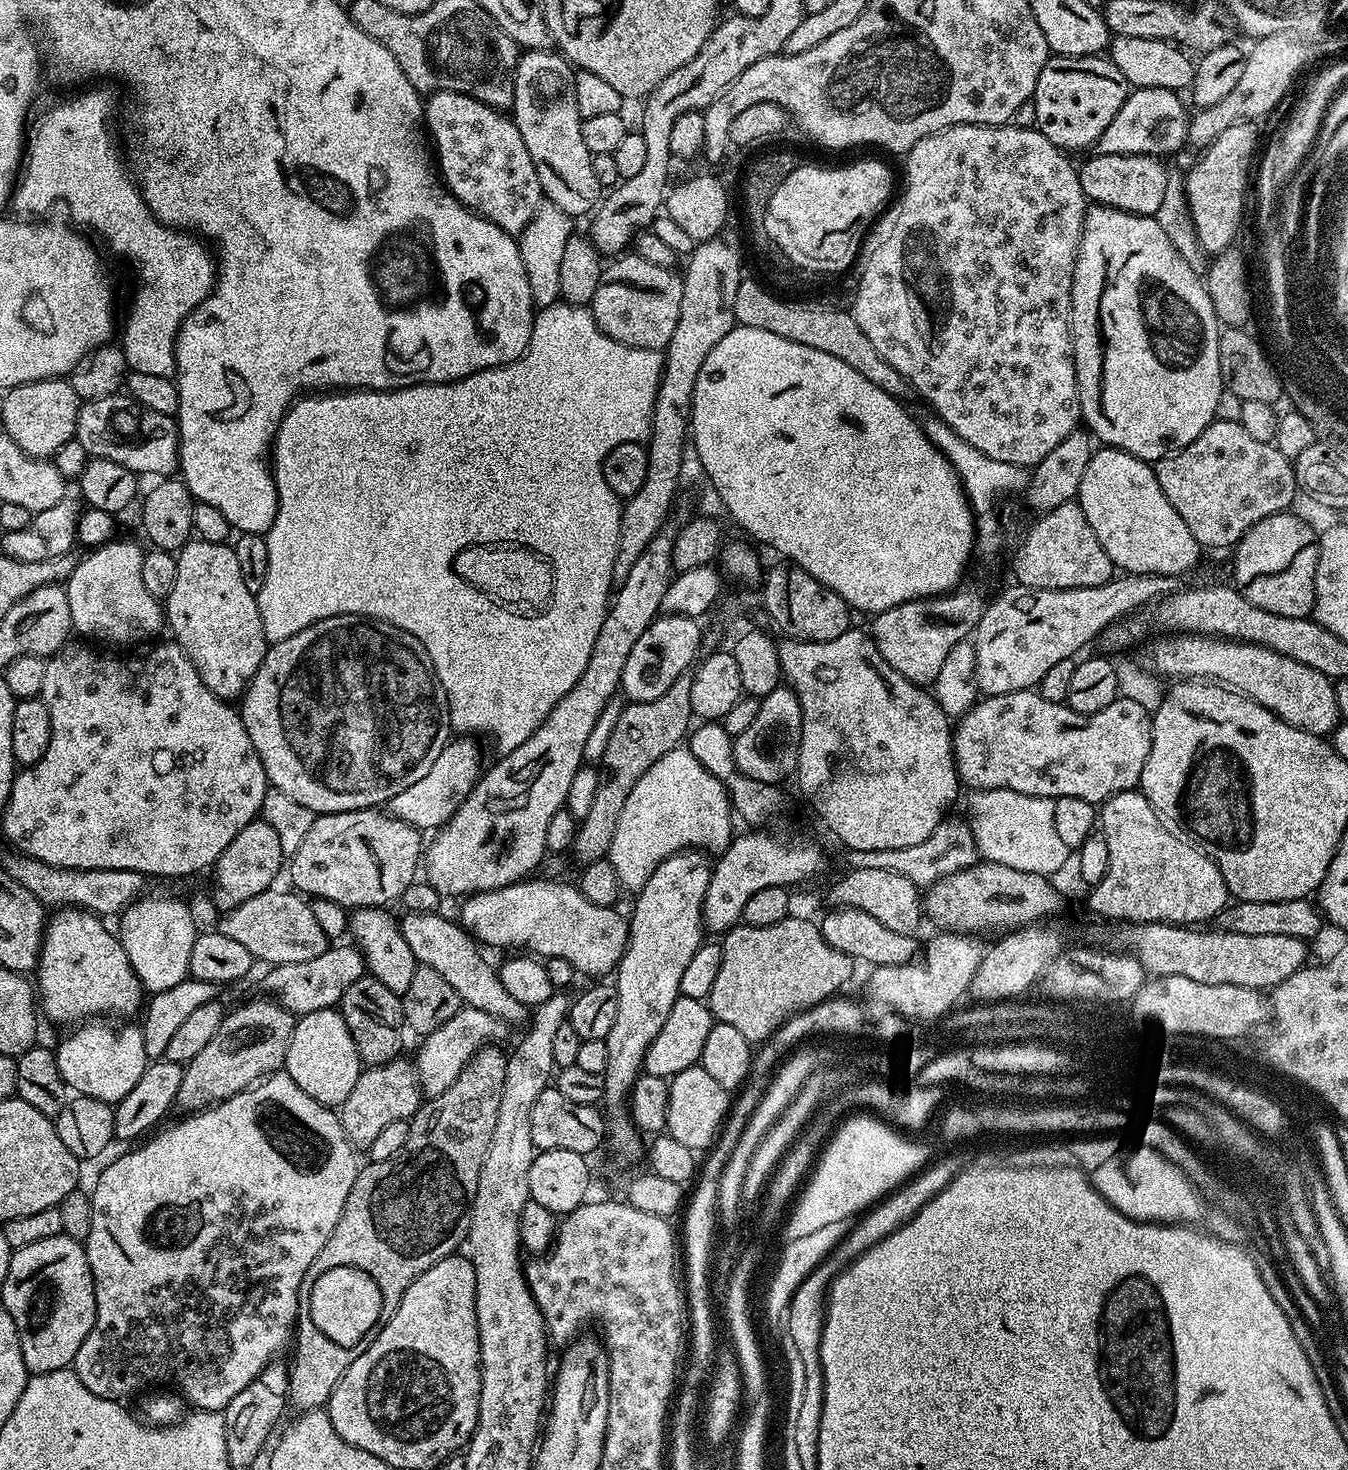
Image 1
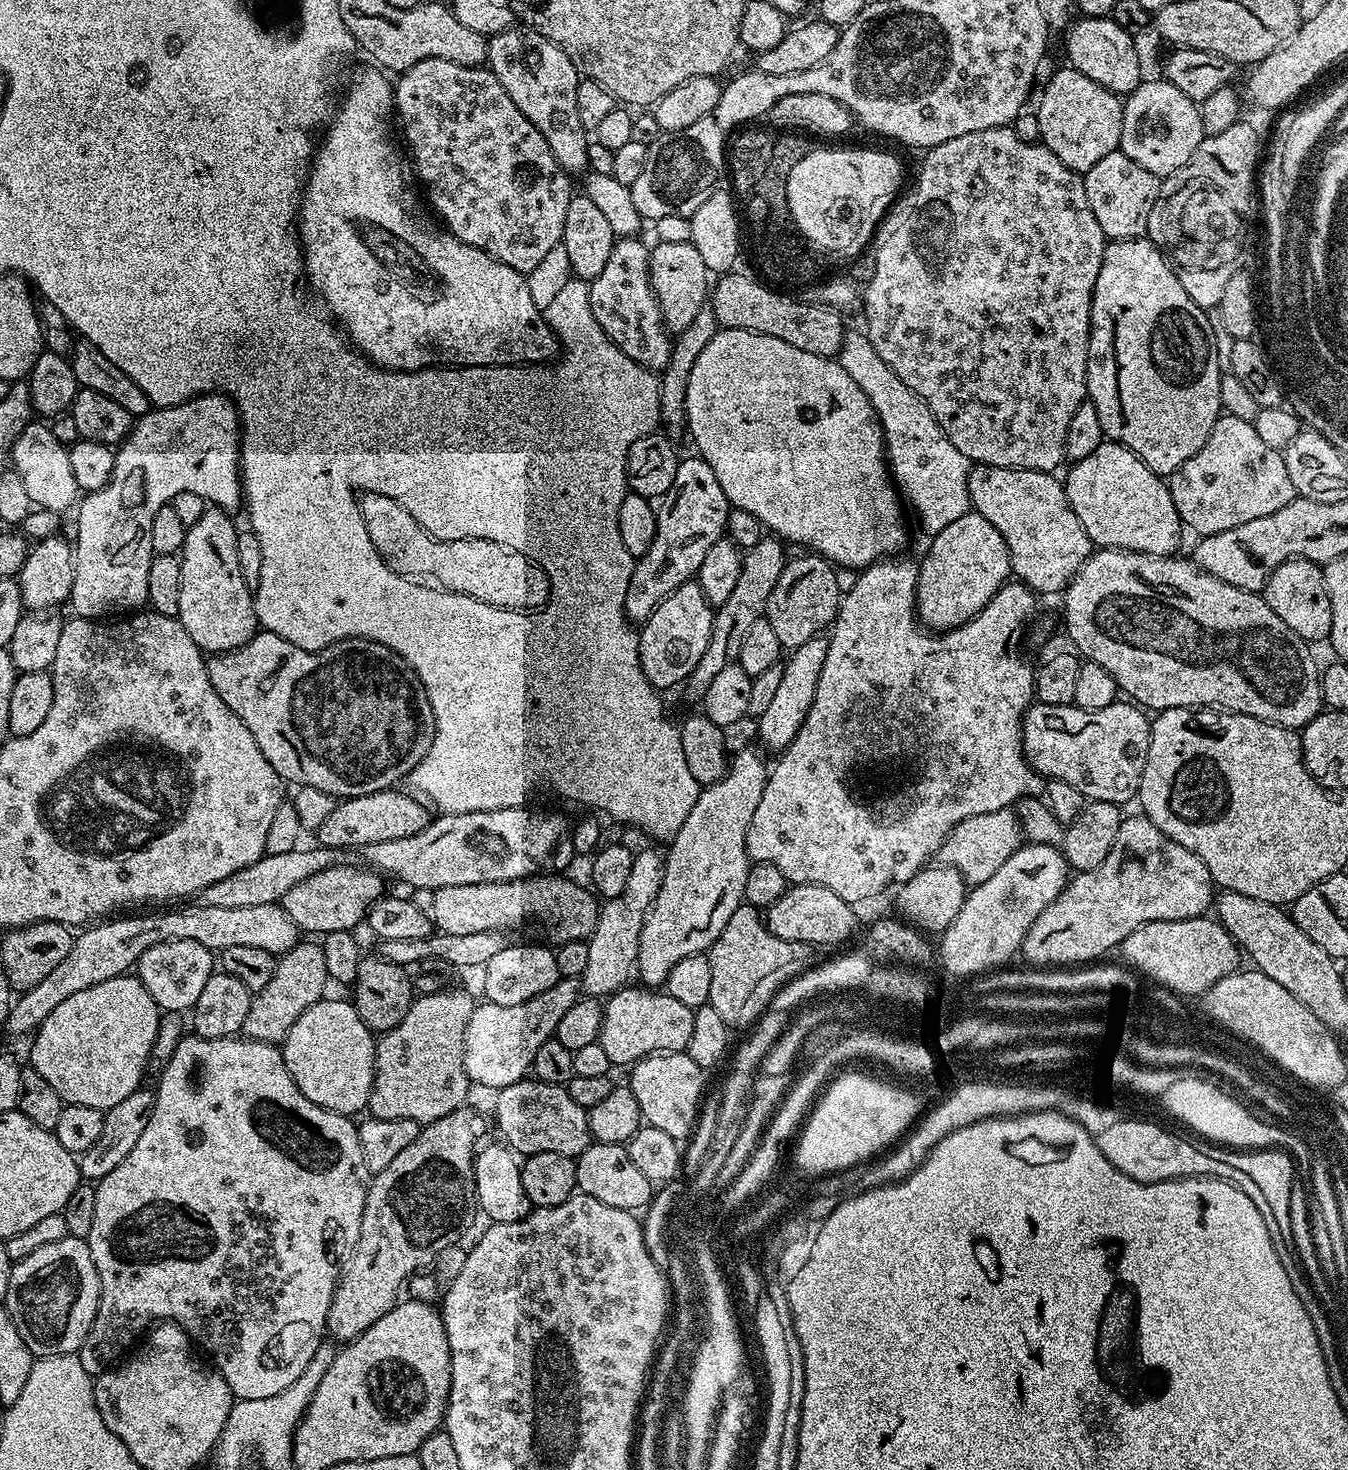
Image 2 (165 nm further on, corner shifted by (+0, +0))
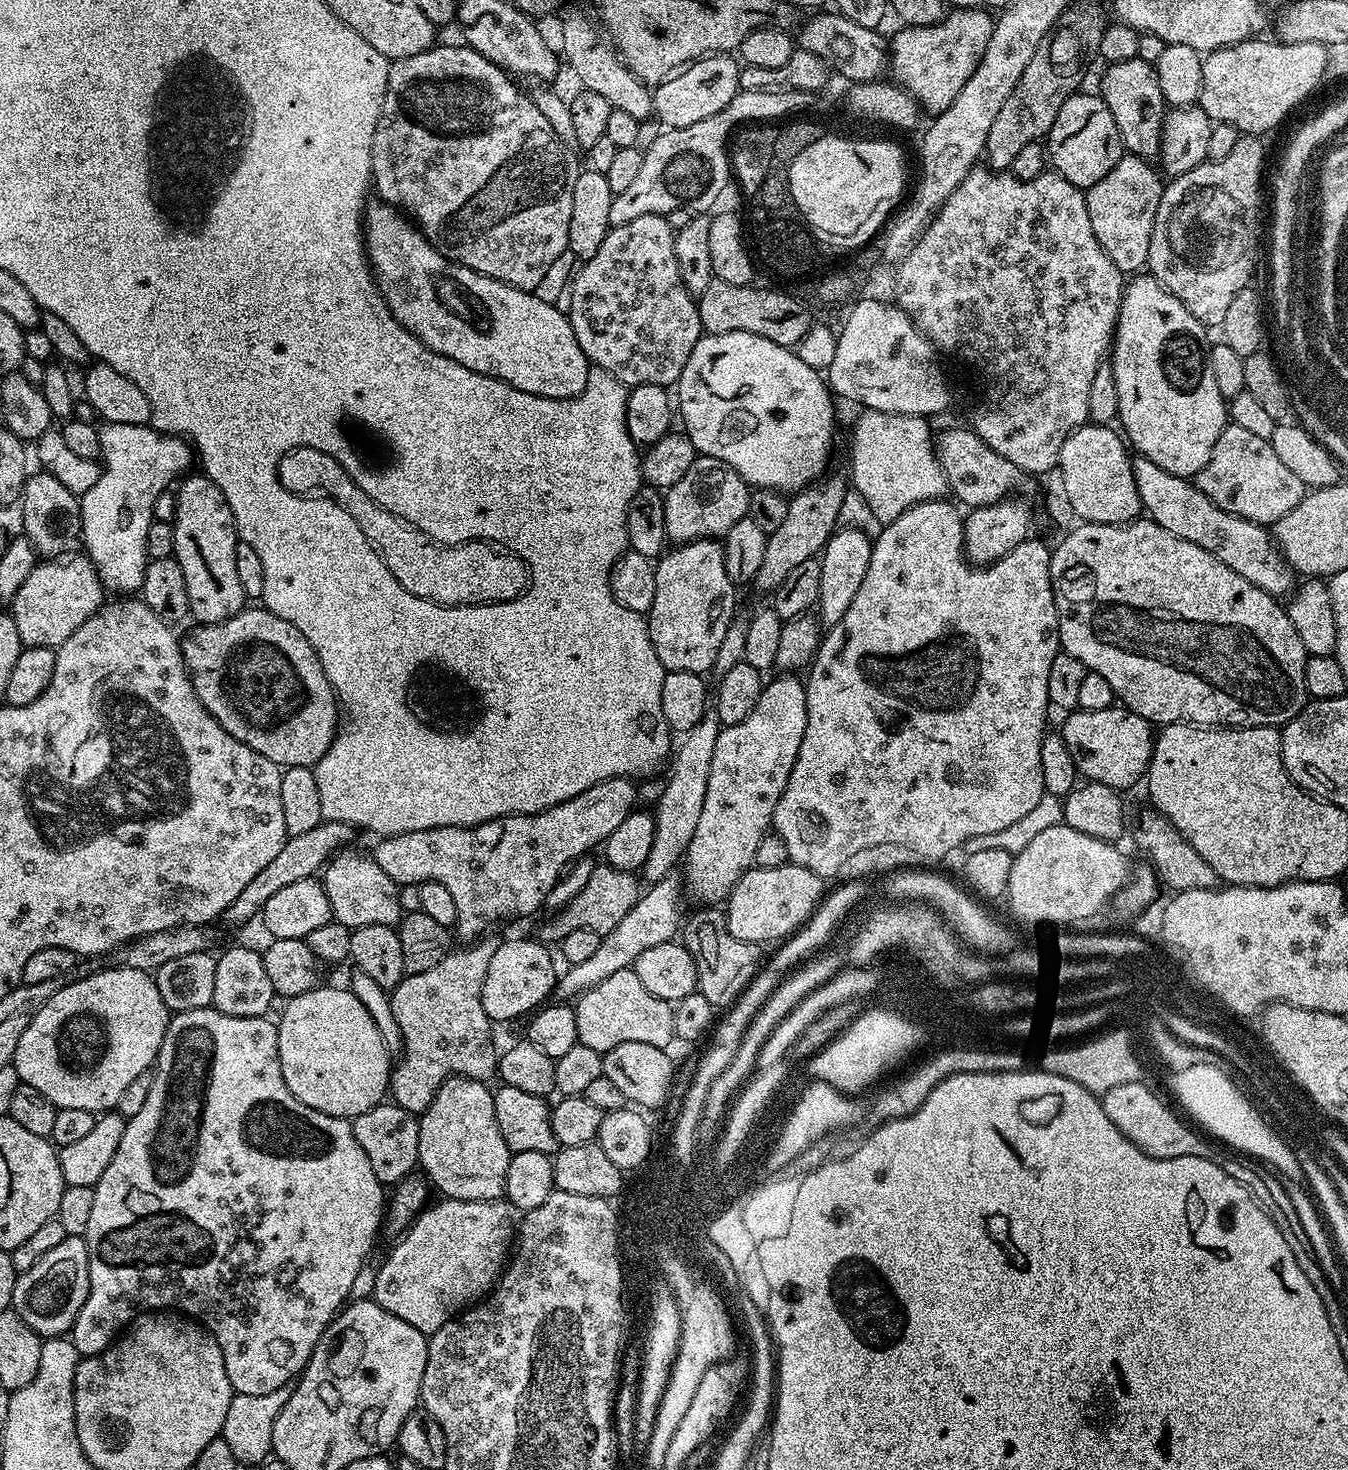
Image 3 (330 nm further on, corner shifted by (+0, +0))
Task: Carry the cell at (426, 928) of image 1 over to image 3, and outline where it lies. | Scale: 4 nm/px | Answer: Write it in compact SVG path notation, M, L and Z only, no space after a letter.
M337 852L322 869L322 883L326 898L330 898L332 919L339 924L355 929L364 926L399 925L402 919L400 910L400 889L398 885L378 866L371 855L359 856L356 852Z

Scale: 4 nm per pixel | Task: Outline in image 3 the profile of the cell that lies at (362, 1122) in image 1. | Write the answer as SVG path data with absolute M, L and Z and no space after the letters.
M488 934L483 938L477 940L475 943L469 943L467 946L461 947L459 950L453 950L448 953L446 958L442 958L442 962L438 962L438 966L430 966L430 970L422 970L422 974L414 974L413 976L405 975L403 980L396 988L391 989L390 997L392 1001L392 1008L394 1012L395 1021L398 1022L398 1027L402 1030L402 1042L404 1043L404 1050L400 1053L398 1059L395 1061L392 1075L390 1077L390 1096L391 1099L398 1106L402 1106L402 1110L407 1112L422 1113L430 1106L430 1102L434 1102L434 1098L438 1094L438 1090L442 1086L442 1082L446 1082L452 1076L465 1076L466 1078L474 1078L475 1080L482 1080L485 1082L491 1081L498 1072L498 1047L492 1041L492 1028L494 1028L494 1021L492 1021L486 1014L486 1010L482 1010L482 982L486 982L486 970L490 958L494 958L494 950L498 950L498 946L502 943L501 937L492 936L496 934Z

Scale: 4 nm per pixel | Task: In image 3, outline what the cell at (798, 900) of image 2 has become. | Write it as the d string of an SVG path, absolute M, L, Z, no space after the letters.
M791 862L773 868L753 866L738 878L728 895L728 929L734 938L742 938L742 942L751 944L764 946L767 940L783 941L803 927L825 895L825 881L802 866Z

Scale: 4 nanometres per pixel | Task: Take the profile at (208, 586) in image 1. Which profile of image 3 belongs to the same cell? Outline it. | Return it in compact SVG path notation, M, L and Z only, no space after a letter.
M203 474L191 476L181 479L175 489L176 519L172 524L174 555L178 566L182 566L182 578L186 578L186 598L191 619L196 619L200 624L217 624L226 622L226 618L234 618L234 614L238 614L246 606L242 582L238 582L238 565L234 562L234 550L238 543L236 523L226 502L226 494L218 490L213 480Z

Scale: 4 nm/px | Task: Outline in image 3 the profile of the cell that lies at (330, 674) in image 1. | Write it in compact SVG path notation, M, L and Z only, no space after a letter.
M245 606L234 618L226 618L226 622L196 626L188 637L183 637L180 649L196 696L226 734L238 738L250 750L258 750L258 754L270 758L281 769L319 765L338 731L338 701L310 642L306 642L298 626L263 606Z

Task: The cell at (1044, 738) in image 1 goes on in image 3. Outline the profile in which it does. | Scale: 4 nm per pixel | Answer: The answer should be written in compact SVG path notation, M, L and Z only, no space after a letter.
M1123 706L1089 712L1072 710L1065 716L1062 735L1066 750L1070 750L1077 773L1085 781L1125 790L1145 779L1154 743L1154 728L1146 718Z

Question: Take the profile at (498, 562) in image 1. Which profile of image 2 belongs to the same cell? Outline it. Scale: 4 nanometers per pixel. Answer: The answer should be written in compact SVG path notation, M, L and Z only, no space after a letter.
M365 492L359 502L362 522L366 522L366 534L370 534L374 550L378 550L382 562L400 576L431 582L445 592L457 592L459 596L469 596L499 608L539 610L547 604L552 593L547 572L510 545L482 538L439 540L418 526L394 498Z

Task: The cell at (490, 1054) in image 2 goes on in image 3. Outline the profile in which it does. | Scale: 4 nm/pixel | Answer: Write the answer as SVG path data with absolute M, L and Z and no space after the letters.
M676 874L645 887L638 902L634 902L630 914L626 914L626 918L622 918L622 922L618 922L618 926L610 930L610 934L600 937L598 951L591 958L585 958L583 962L567 965L559 973L554 989L555 995L564 1002L579 998L586 990L598 986L598 982L610 978L610 974L618 974L618 970L633 967L642 950L650 950L650 946L662 946L662 942L676 940L682 928L680 896L682 900L682 880Z

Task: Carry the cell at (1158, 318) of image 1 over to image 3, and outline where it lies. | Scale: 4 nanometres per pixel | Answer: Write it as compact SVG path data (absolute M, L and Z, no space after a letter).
M1136 274L1127 281L1124 296L1120 300L1116 334L1110 349L1110 367L1114 370L1114 383L1118 385L1118 424L1127 443L1139 455L1150 458L1150 462L1154 462L1154 466L1162 466L1162 470L1170 470L1170 474L1185 478L1195 478L1202 470L1202 466L1210 462L1210 450L1214 450L1214 442L1218 442L1225 424L1230 420L1228 404L1224 396L1218 394L1218 385L1214 383L1214 373L1208 365L1209 345L1204 344L1204 332L1206 333L1205 325L1200 324L1198 318L1194 318L1194 314L1190 314L1190 310L1186 310L1186 306L1182 306L1182 302L1178 302L1178 298L1174 298L1174 294L1167 292L1150 274Z

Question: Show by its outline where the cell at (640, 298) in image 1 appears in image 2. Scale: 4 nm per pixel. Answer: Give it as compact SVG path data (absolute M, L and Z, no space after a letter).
M656 242L651 245L648 254L648 269L664 326L669 333L679 334L690 326L690 322L694 322L695 315L709 301L710 273L706 262L702 262L702 257L691 242Z

